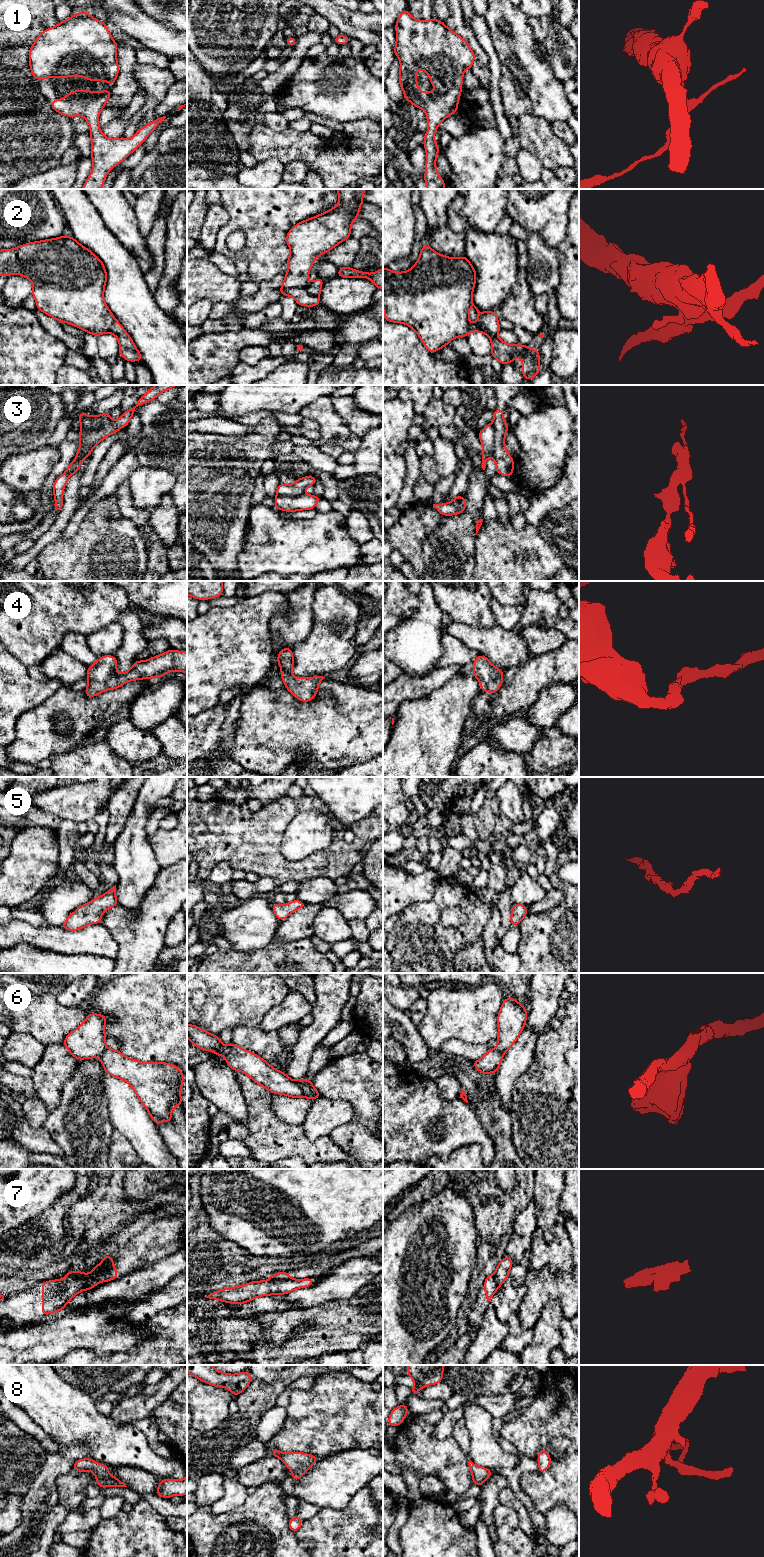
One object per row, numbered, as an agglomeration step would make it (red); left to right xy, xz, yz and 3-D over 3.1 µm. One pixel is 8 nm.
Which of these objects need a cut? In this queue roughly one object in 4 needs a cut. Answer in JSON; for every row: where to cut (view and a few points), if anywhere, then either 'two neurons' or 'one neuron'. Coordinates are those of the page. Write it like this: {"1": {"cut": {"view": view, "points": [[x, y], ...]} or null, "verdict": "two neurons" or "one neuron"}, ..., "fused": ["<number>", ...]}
{"1": {"cut": null, "verdict": "one neuron"}, "2": {"cut": {"view": "xz", "points": [[308, 283], [308, 292], [318, 298]]}, "verdict": "two neurons"}, "3": {"cut": {"view": "xy", "points": [[111, 419], [84, 436], [74, 467], [65, 473]]}, "verdict": "two neurons"}, "4": {"cut": null, "verdict": "one neuron"}, "5": {"cut": null, "verdict": "one neuron"}, "6": {"cut": {"view": "xz", "points": [[296, 1081], [305, 1096]]}, "verdict": "two neurons"}, "7": {"cut": {"view": "xy", "points": [[59, 1280], [65, 1277], [82, 1277], [85, 1275], [97, 1282]]}, "verdict": "two neurons"}, "8": {"cut": null, "verdict": "one neuron"}, "fused": ["2", "3", "6", "7"]}

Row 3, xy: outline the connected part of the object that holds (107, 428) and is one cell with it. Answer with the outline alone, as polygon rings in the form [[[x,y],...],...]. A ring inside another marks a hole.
[[[156,385],[151,387],[144,396],[138,399],[137,403],[132,408],[123,412],[117,421],[111,419],[110,421],[103,422],[99,425],[99,428],[96,431],[84,436],[85,442],[81,445],[81,449],[77,454],[77,462],[73,470],[63,473],[53,483],[53,495],[55,497],[54,511],[59,513],[62,510],[64,487],[69,477],[79,471],[80,463],[92,453],[93,448],[109,435],[117,432],[121,428],[126,427],[134,415],[136,408],[140,407],[146,402],[155,400],[160,393],[165,392],[175,386],[178,385]]]

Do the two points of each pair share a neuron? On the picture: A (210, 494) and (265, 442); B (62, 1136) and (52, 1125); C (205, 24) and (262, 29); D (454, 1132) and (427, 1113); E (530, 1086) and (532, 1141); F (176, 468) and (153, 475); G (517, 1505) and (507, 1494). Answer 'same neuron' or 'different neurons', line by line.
A: same neuron
B: same neuron
C: same neuron
D: same neuron
E: same neuron
F: different neurons
G: same neuron

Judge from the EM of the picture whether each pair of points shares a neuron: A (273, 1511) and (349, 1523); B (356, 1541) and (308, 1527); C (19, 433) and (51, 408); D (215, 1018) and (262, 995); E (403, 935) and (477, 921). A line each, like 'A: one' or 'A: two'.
A: two
B: one
C: one
D: one
E: one

